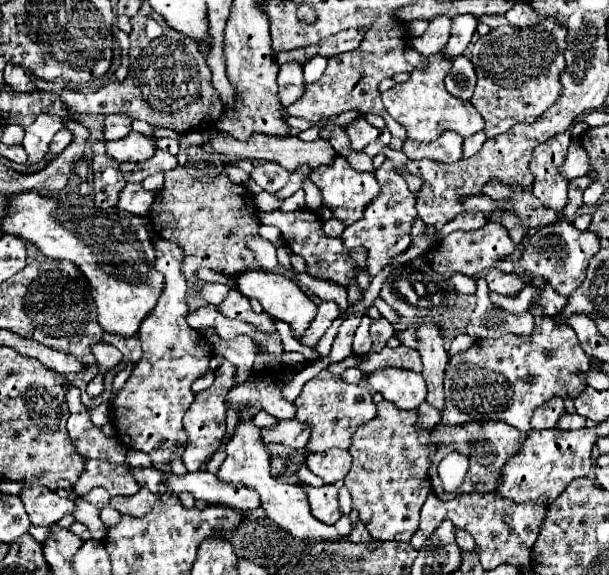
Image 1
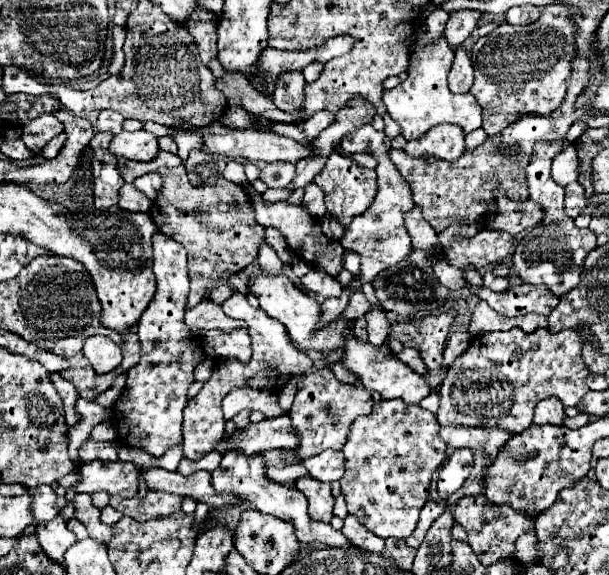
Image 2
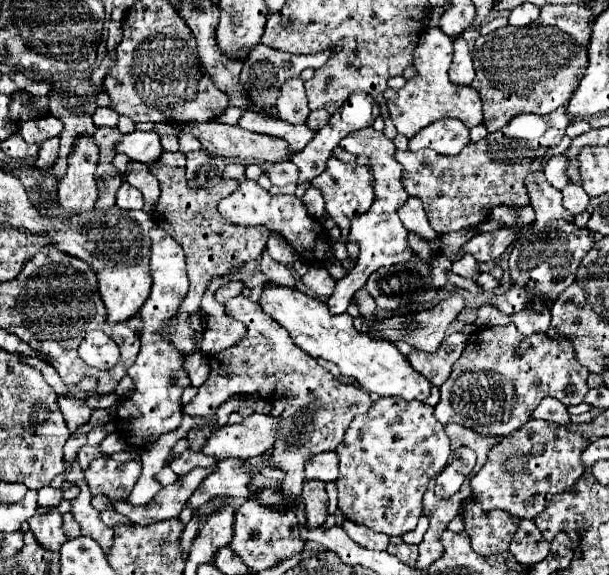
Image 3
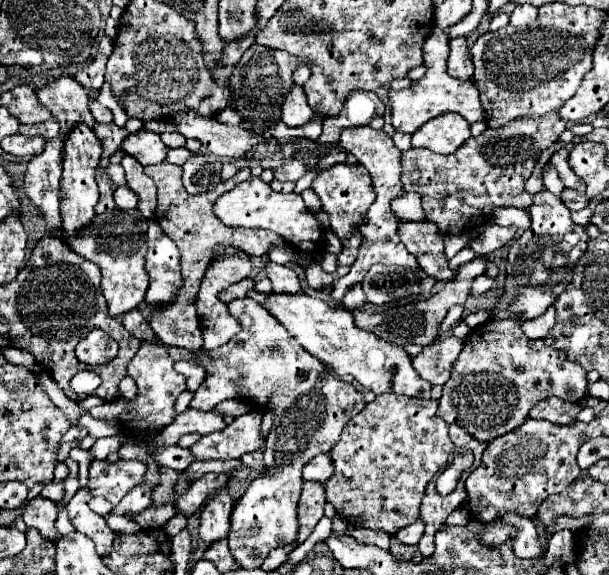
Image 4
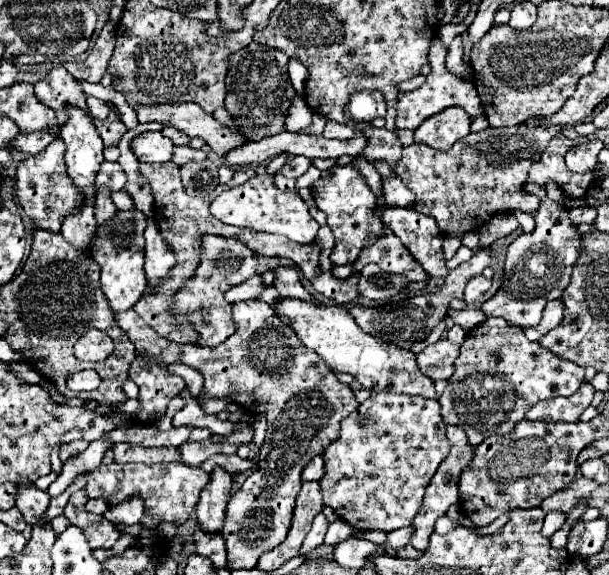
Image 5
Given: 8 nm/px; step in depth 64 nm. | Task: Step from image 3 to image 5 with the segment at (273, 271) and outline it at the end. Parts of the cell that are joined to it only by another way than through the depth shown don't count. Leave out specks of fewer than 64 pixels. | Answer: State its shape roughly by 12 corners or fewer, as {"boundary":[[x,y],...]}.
{"boundary":[[290,266],[274,268],[280,296],[316,302]]}

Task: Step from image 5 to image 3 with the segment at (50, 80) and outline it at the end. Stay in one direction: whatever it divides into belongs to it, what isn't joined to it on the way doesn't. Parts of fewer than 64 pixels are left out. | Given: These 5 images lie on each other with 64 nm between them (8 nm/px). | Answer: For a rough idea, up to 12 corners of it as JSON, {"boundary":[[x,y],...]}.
{"boundary":[[62,92],[50,94],[50,114],[64,122],[54,178],[66,174],[66,158],[78,134],[94,136],[86,112],[66,108]]}

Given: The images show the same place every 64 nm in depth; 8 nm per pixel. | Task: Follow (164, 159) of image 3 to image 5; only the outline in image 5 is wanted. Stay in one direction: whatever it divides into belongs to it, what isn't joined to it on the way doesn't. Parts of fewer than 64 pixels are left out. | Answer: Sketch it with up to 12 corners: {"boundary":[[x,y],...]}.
{"boundary":[[174,146],[172,162],[182,166],[192,160],[204,160],[202,150]]}

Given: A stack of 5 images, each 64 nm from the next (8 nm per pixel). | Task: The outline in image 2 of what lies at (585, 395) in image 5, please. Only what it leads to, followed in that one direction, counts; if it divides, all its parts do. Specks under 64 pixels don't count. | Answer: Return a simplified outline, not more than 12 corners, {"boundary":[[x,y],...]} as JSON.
{"boundary":[[548,398],[536,406],[534,424],[562,424],[562,402]]}

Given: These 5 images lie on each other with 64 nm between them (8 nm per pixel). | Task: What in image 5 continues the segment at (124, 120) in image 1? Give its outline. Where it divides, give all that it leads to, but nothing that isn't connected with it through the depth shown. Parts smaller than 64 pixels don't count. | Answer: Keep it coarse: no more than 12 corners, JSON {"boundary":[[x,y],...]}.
{"boundary":[[88,96],[88,108],[94,118],[108,118],[108,104]]}

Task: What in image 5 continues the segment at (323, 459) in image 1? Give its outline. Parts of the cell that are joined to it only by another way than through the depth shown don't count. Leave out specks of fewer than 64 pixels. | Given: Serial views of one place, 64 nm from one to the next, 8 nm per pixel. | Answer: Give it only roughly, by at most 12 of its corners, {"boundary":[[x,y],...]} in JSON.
{"boundary":[[322,456],[302,470],[302,480],[320,480],[326,474]]}

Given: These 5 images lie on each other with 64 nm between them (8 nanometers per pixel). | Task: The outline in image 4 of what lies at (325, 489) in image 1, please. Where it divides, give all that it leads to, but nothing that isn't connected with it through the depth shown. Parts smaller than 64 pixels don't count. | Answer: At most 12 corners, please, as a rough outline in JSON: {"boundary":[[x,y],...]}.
{"boundary":[[304,482],[298,506],[298,544],[324,516],[322,482]]}

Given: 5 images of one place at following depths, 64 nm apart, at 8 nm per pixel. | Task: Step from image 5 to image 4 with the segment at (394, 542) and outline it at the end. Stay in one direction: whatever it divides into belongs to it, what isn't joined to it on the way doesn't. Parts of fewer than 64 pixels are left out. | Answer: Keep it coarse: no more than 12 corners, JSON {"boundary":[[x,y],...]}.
{"boundary":[[424,522],[402,528],[396,534],[402,544],[418,544],[424,534]]}

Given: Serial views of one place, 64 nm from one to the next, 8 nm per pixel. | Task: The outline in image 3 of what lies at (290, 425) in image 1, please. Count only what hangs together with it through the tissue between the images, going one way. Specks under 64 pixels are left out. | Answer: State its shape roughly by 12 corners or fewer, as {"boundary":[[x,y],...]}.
{"boundary":[[274,416],[222,426],[202,448],[218,460],[262,456],[274,446]]}

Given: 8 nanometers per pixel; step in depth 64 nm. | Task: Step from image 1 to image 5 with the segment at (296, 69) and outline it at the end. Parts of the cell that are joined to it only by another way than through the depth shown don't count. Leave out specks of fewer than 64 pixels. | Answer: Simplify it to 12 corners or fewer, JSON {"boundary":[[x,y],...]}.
{"boundary":[[304,96],[290,100],[286,130],[300,132],[310,126],[312,110]]}

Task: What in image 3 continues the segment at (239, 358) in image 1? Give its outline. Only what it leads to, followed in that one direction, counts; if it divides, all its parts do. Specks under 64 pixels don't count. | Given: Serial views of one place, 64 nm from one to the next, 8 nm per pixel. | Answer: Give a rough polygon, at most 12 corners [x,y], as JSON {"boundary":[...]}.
{"boundary":[[234,272],[210,282],[200,308],[208,314],[210,326],[204,332],[200,350],[218,354],[236,346],[246,326],[214,302],[214,292]]}

